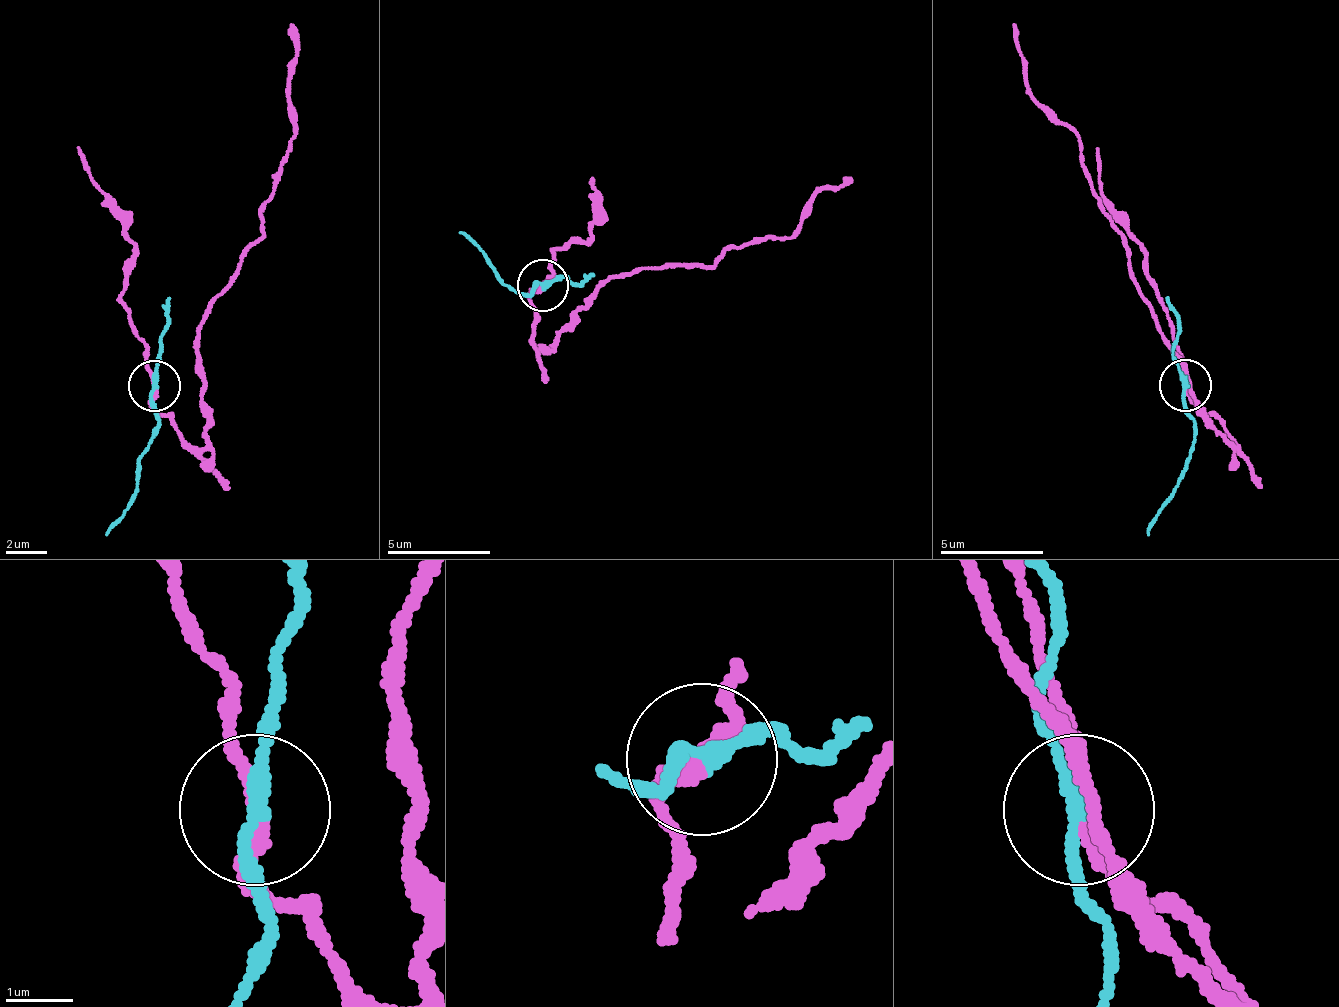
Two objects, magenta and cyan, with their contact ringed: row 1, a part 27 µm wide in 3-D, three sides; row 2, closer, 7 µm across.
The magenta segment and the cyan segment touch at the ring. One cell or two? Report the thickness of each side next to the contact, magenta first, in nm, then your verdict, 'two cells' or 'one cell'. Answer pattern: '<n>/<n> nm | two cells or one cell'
200/200 nm | two cells

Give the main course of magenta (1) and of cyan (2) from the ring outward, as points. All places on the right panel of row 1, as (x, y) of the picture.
1: (1186, 384), (1234, 445), (1214, 424), (1140, 295), (1124, 237), (1099, 201), (1071, 128), (1029, 92), (1012, 25)
2: (1186, 384), (1193, 441), (1177, 492), (1149, 534)

